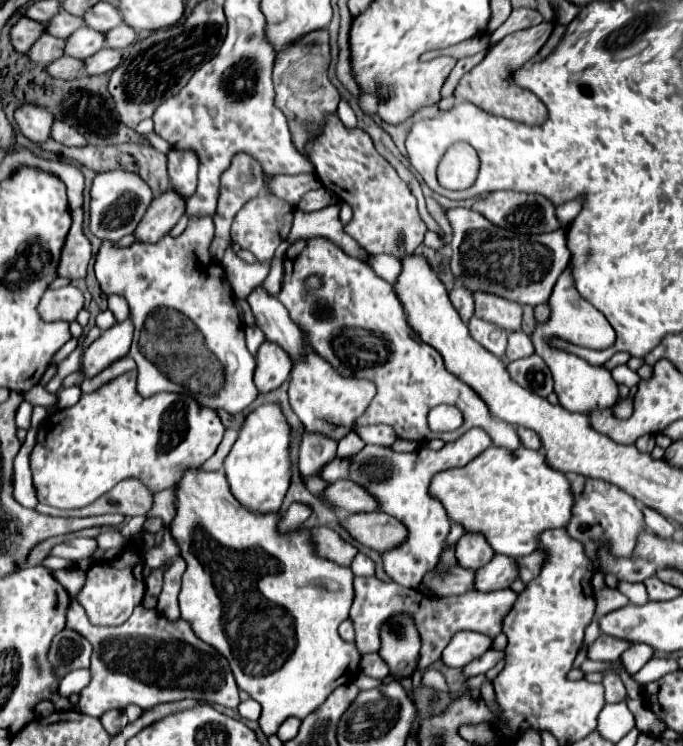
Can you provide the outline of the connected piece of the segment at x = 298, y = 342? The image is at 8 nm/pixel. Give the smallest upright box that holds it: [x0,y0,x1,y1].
[246,285,302,359]

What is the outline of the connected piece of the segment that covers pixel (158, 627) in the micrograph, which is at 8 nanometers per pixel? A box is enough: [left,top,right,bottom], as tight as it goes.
[66,601,240,717]

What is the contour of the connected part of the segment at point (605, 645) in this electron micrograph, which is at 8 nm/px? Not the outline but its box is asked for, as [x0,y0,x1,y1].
[588,635,630,661]

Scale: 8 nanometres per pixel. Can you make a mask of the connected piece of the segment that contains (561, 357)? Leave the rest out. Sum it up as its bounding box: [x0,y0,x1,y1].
[530,327,618,413]

